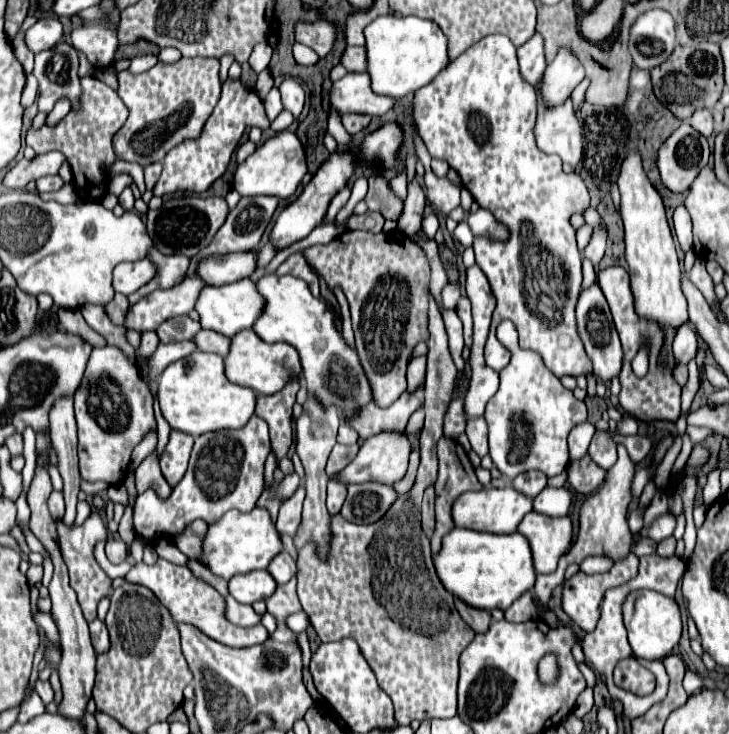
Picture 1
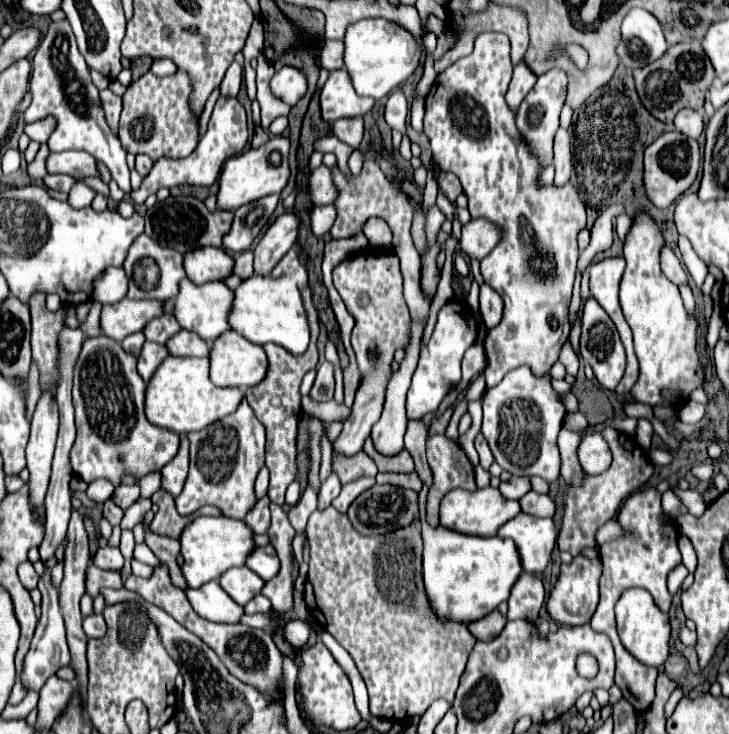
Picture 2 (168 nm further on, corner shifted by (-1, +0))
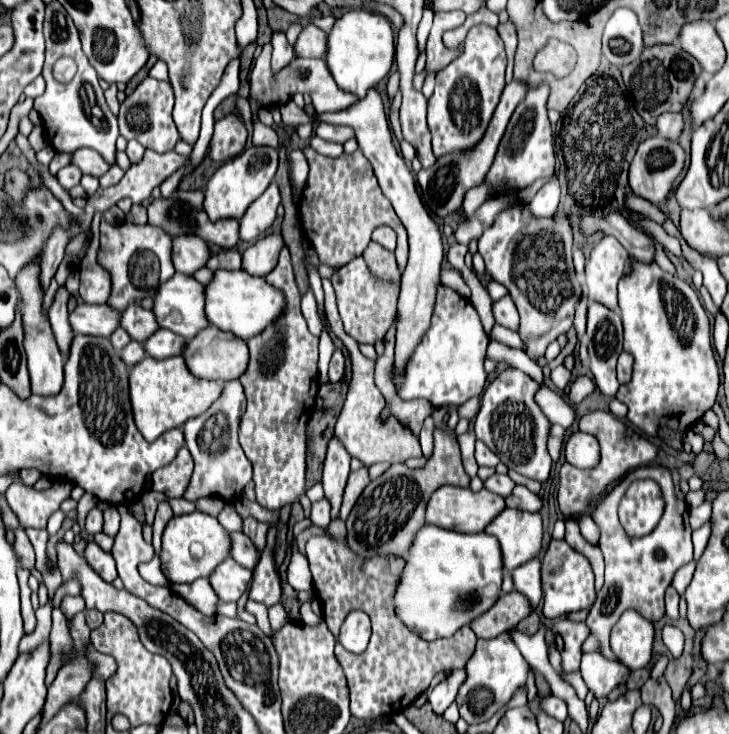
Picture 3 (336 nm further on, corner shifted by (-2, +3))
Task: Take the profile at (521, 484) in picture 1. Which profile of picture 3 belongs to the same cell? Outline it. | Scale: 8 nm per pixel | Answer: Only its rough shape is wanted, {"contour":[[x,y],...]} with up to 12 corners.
{"contour":[[501,474],[489,476],[485,488],[499,496],[509,496],[515,482]]}

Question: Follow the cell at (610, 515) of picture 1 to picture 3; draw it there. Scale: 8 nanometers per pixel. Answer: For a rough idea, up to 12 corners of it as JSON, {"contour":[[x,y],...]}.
{"contour":[[611,412],[579,430],[601,446],[595,468],[563,464],[557,502],[577,518],[657,448]]}

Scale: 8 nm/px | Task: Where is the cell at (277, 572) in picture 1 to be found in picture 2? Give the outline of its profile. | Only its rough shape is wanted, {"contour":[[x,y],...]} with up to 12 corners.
{"contour":[[272,545],[256,547],[246,567],[270,581],[280,571]]}

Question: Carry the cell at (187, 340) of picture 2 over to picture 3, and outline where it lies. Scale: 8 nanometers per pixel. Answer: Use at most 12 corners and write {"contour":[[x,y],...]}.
{"contour":[[157,330],[143,342],[151,358],[177,356],[183,336]]}

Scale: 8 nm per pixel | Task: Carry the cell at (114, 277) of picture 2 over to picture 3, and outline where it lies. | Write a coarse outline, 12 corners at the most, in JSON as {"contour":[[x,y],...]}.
{"contour":[[95,214],[92,240],[79,264],[79,296],[87,304],[105,304],[109,274],[97,264],[99,226]]}

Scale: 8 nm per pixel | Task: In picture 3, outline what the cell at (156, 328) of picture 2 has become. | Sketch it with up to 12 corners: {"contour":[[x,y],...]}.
{"contour":[[129,304],[119,326],[137,342],[157,330],[151,310]]}

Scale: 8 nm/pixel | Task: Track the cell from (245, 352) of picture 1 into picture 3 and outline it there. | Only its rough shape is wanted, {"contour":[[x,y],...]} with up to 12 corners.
{"contour":[[215,326],[187,340],[193,376],[225,382],[245,372],[245,340]]}

